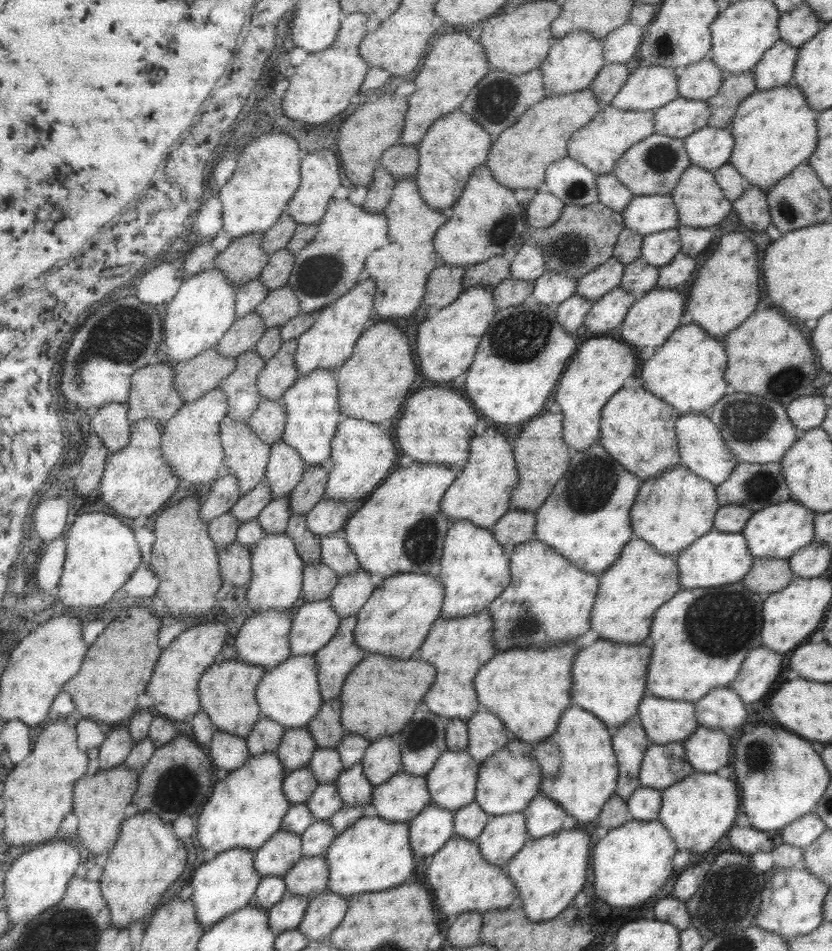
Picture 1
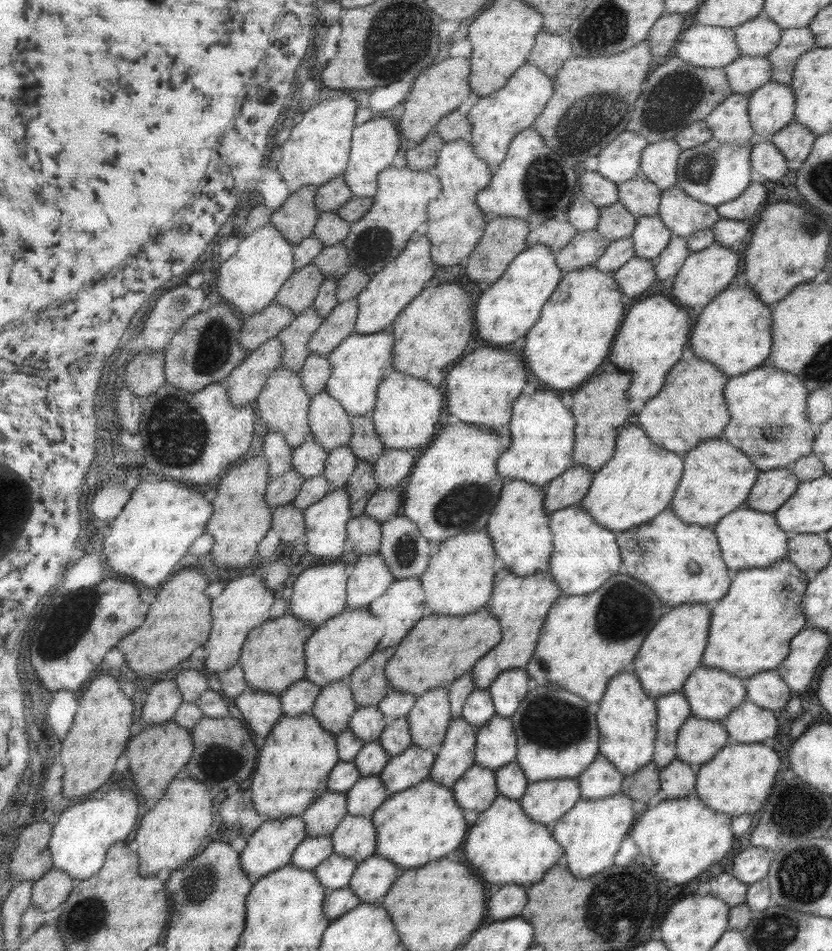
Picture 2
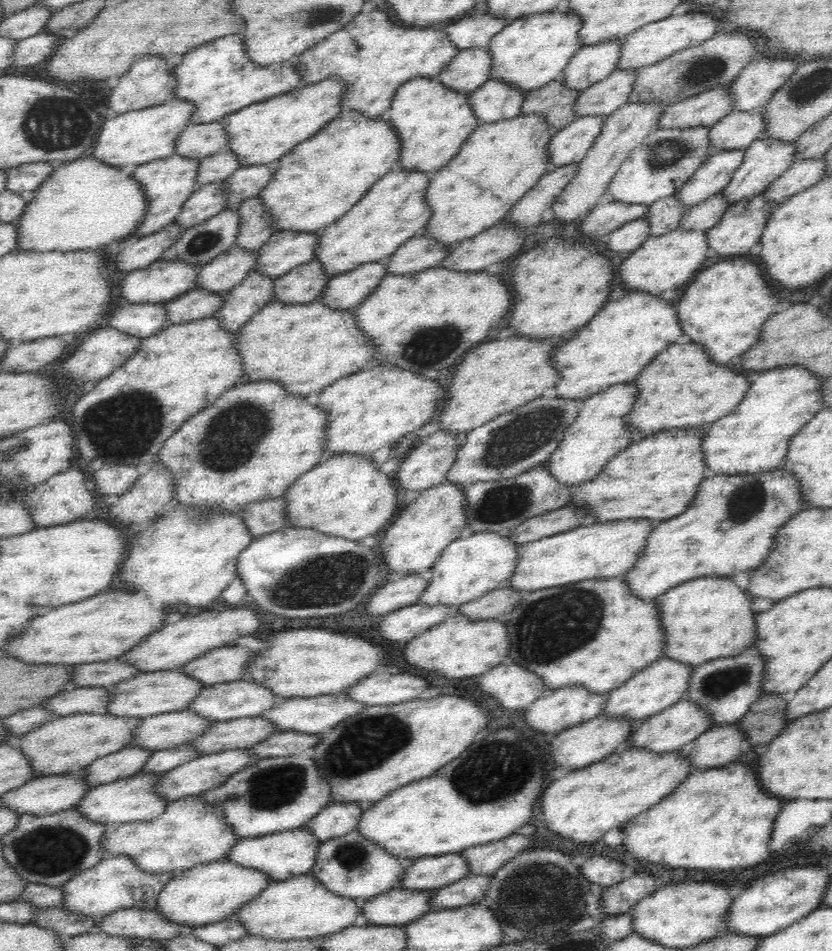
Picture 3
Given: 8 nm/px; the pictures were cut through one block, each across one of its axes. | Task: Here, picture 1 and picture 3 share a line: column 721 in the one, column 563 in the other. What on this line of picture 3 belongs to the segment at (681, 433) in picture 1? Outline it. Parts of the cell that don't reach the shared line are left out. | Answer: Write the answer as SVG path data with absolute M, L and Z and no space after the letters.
M620 383L584 399L582 412L566 431L566 437L554 457L546 464L558 481L575 485L592 482L618 454L649 437L626 421L638 402L638 394L640 389L636 383Z

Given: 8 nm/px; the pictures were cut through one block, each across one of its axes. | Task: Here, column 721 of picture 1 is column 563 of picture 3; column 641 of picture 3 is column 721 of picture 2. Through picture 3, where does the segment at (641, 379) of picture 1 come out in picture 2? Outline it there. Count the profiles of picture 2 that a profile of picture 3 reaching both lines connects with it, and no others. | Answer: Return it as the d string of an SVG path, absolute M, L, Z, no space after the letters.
M727 286L693 319L687 347L727 378L752 371L763 365L771 350L771 306L759 302L749 286Z

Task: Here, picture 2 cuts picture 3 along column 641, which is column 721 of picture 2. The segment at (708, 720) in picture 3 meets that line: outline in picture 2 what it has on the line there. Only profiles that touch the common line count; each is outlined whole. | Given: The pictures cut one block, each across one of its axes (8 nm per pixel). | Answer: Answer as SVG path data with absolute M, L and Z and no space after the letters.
M689 716L677 731L674 759L700 766L729 742L721 722Z

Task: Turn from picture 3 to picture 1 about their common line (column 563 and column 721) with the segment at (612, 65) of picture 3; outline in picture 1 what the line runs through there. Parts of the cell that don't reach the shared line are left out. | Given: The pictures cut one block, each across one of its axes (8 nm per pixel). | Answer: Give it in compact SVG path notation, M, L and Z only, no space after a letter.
M707 57L675 69L675 91L679 98L706 101L720 88L721 70Z

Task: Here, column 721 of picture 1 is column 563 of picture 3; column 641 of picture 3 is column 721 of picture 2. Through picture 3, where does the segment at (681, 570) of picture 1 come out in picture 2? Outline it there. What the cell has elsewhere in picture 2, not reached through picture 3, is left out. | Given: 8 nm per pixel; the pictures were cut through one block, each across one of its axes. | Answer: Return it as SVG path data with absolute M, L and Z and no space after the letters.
M745 507L732 510L712 527L717 538L721 560L729 572L764 568L784 559L788 535L777 526L773 513L763 513Z

